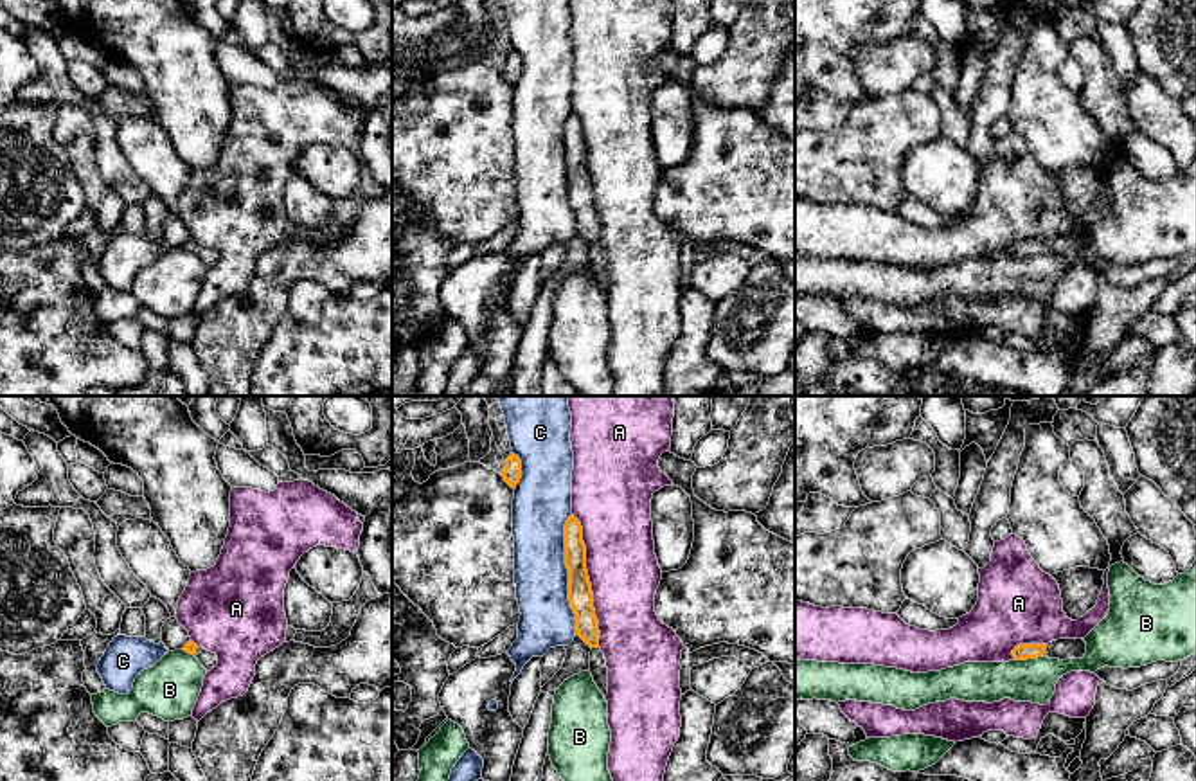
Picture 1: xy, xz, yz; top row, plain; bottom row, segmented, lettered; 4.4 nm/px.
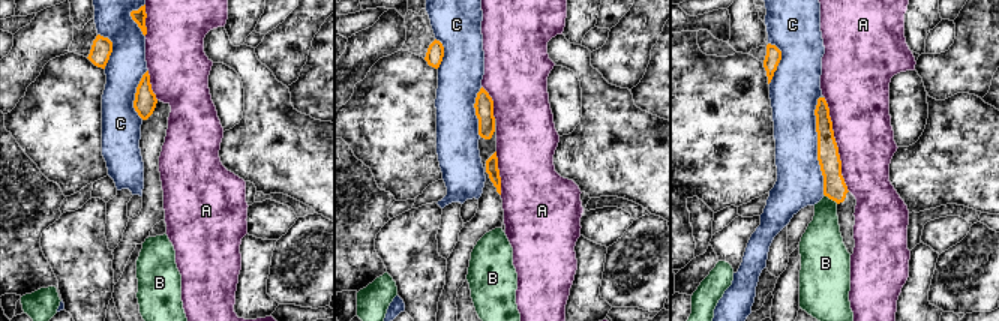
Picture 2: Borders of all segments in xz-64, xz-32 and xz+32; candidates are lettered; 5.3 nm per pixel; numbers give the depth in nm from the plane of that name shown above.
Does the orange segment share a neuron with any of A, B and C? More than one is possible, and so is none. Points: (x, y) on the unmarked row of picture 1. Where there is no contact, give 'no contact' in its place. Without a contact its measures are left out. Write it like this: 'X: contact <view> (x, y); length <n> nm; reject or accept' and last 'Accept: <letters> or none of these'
A: contact xz (587, 170); length 550 nm; reject
B: contact yz (1026, 256); length 90 nm; reject
C: contact xz (569, 171); length 550 nm; reject
Accept: none of these

